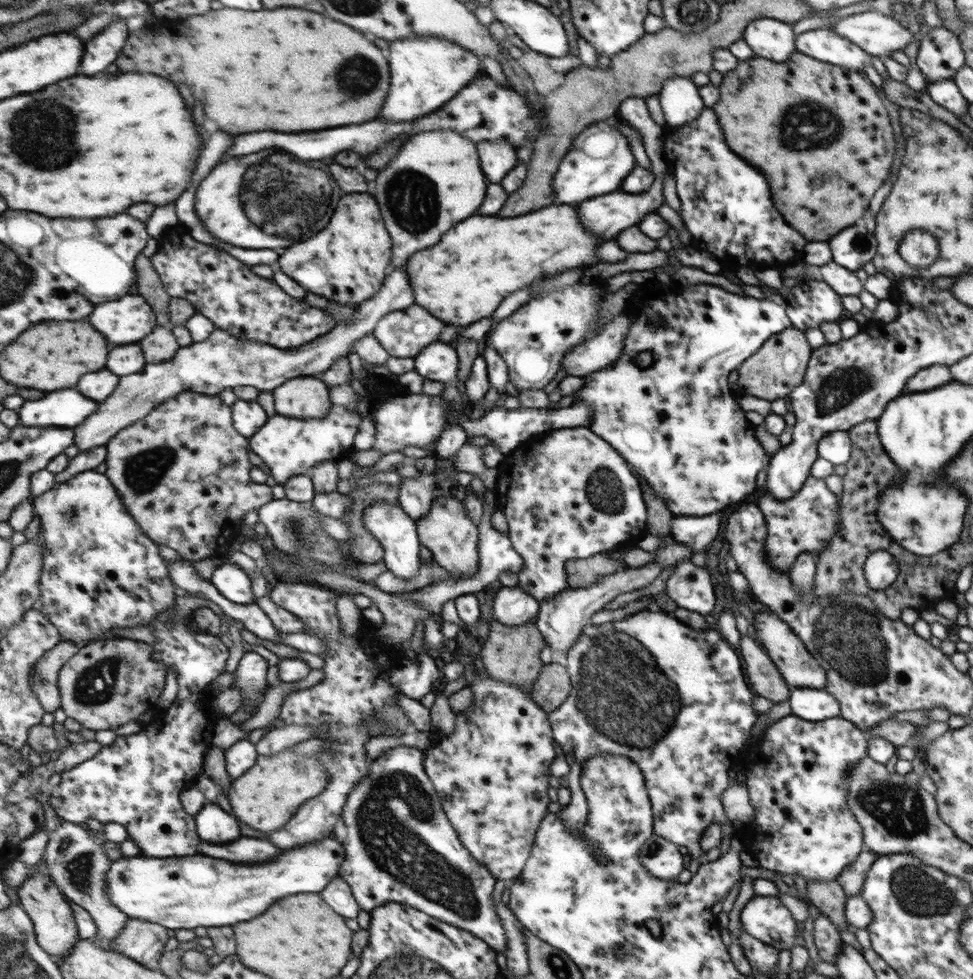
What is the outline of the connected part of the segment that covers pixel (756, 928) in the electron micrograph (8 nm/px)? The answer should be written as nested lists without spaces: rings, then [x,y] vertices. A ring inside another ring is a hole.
[[[753,895],[741,908],[739,921],[743,930],[765,945],[779,951],[793,946],[795,920],[777,897]]]

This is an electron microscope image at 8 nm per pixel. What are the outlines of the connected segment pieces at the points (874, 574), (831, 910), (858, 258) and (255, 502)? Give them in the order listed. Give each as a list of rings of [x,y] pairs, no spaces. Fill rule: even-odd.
[[[876,551],[865,560],[865,579],[870,590],[889,587],[898,576],[898,563],[889,553]]]
[[[837,881],[806,882],[806,898],[814,913],[824,915],[835,928],[839,927],[846,936],[849,924],[846,922],[846,894]]]
[[[851,225],[834,234],[828,240],[832,261],[850,271],[862,268],[869,262],[876,251],[873,233],[864,225]]]
[[[185,391],[182,395],[175,396],[165,401],[152,411],[149,416],[139,420],[133,426],[119,432],[108,444],[108,456],[106,461],[106,476],[116,486],[122,497],[122,501],[129,508],[131,516],[138,521],[139,526],[155,543],[174,549],[183,559],[190,561],[205,560],[216,554],[217,548],[223,544],[230,545],[237,537],[242,535],[243,519],[249,510],[259,510],[273,500],[271,482],[259,484],[251,480],[251,460],[249,460],[249,440],[235,429],[234,412],[231,406],[225,404],[218,395],[206,395],[195,391]]]

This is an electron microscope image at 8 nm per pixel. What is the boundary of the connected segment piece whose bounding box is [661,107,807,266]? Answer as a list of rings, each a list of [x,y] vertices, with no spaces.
[[[704,107],[695,120],[681,126],[665,127],[661,145],[665,160],[669,160],[673,166],[670,171],[680,203],[678,214],[682,218],[684,228],[691,235],[690,245],[696,250],[708,253],[718,261],[731,259],[739,265],[746,266],[747,262],[771,264],[801,258],[807,244],[805,238],[802,233],[793,230],[771,204],[773,201],[769,196],[769,185],[765,182],[763,174],[751,168],[745,160],[735,156],[725,146],[713,109]]]

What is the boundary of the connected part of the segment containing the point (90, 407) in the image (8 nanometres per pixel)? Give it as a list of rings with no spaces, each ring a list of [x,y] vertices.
[[[79,390],[51,392],[41,400],[29,400],[19,409],[21,426],[27,428],[69,428],[75,429],[86,423],[99,404]]]

